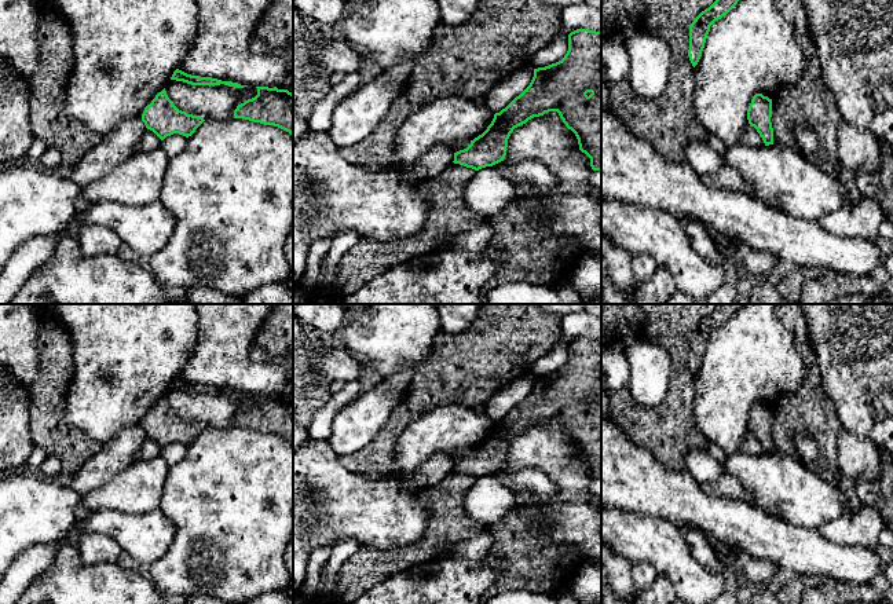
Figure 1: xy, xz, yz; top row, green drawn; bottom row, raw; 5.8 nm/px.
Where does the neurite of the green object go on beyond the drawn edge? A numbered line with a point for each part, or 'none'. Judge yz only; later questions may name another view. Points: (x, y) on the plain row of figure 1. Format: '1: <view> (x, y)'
none

